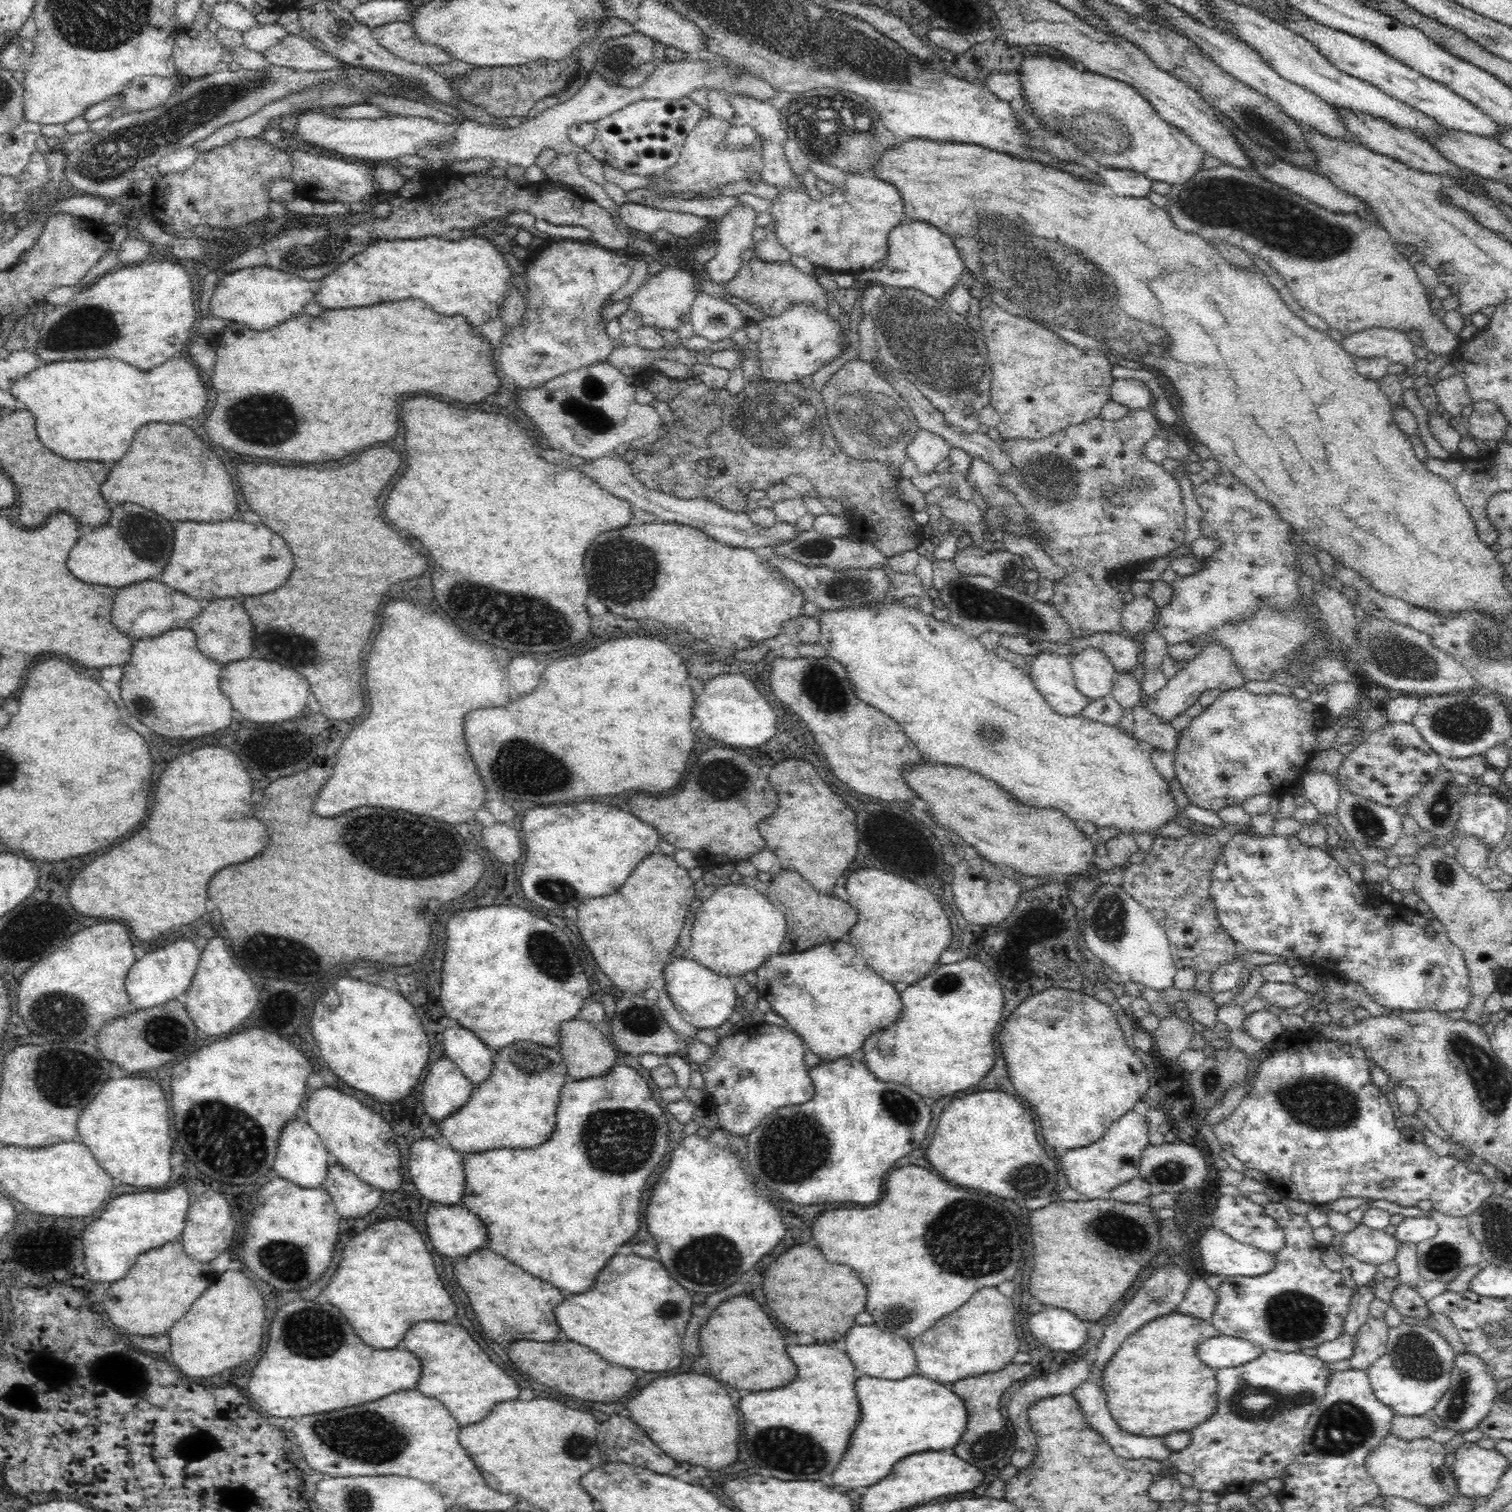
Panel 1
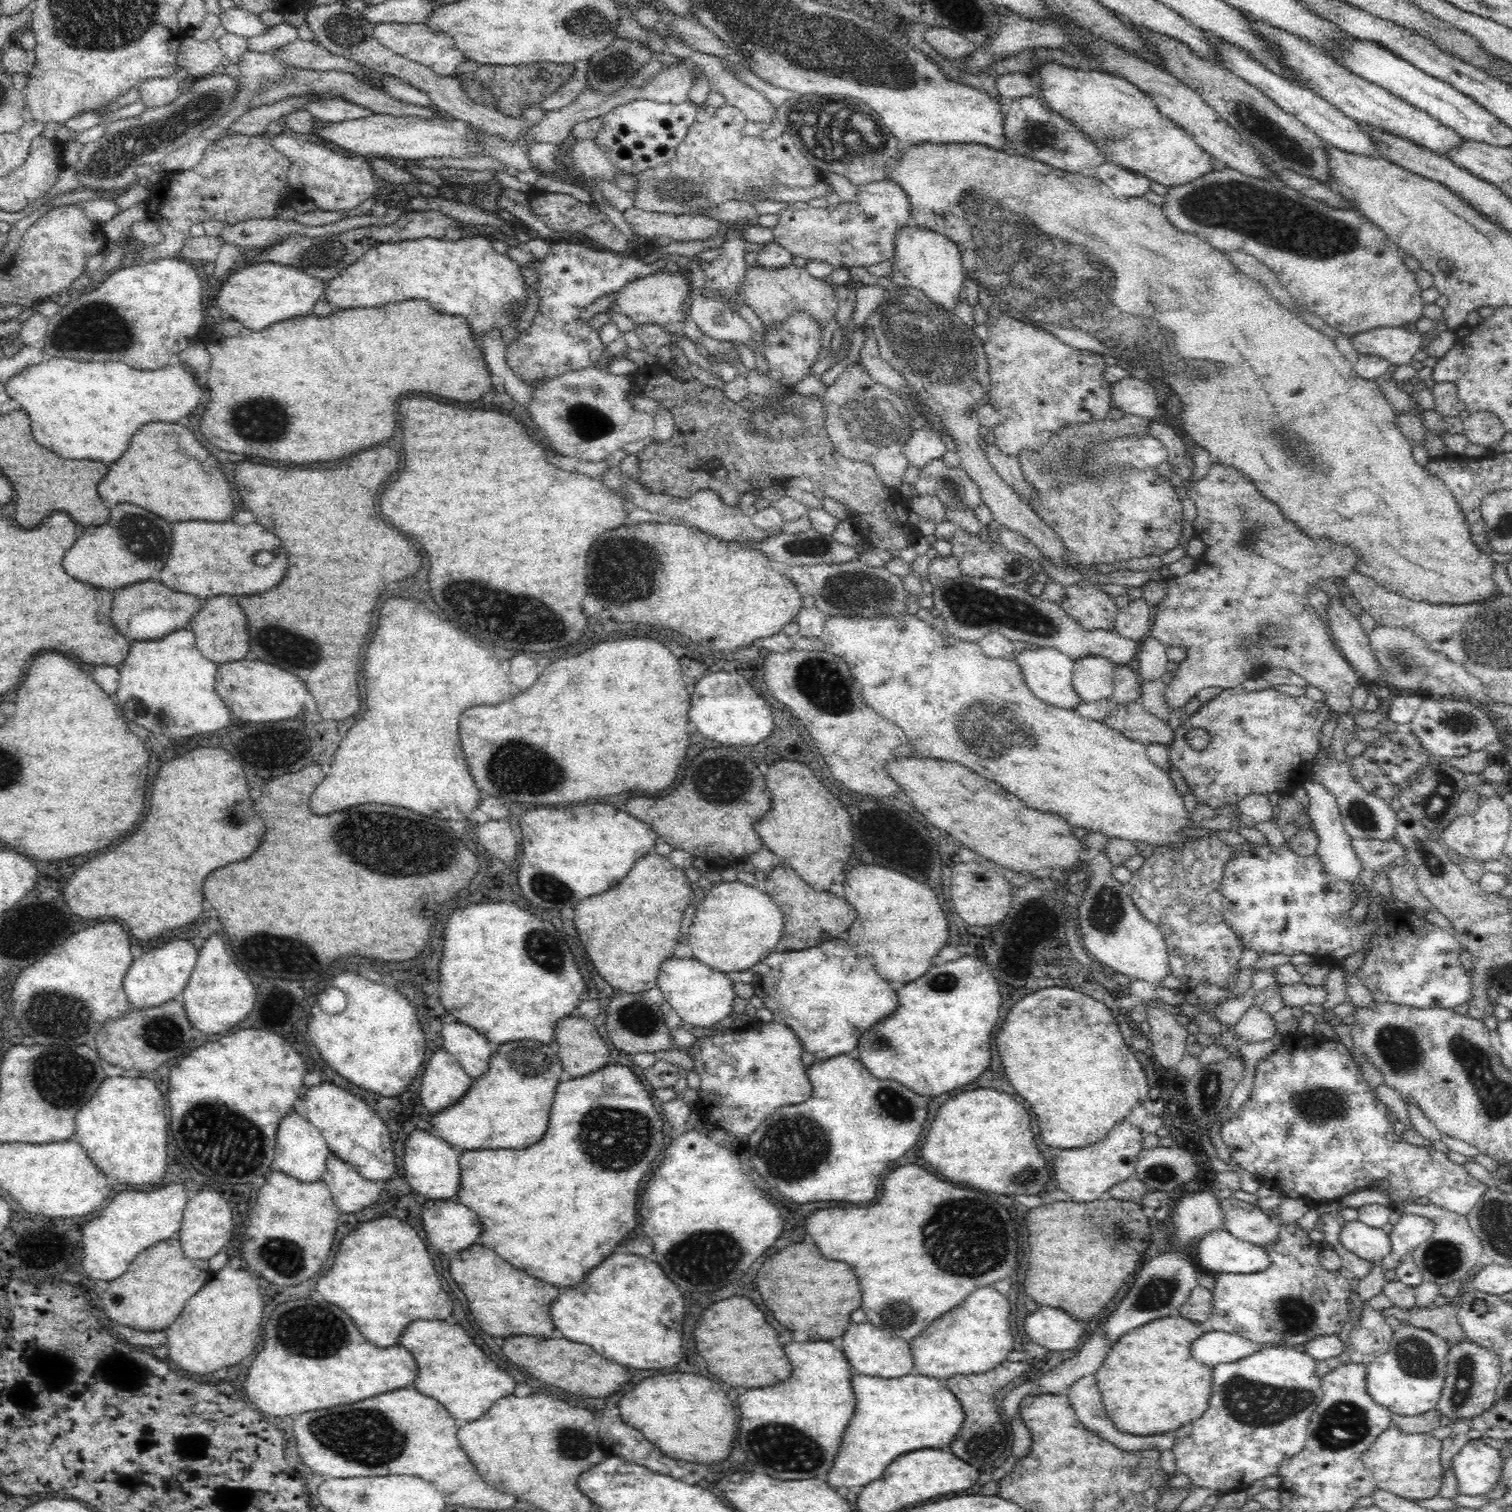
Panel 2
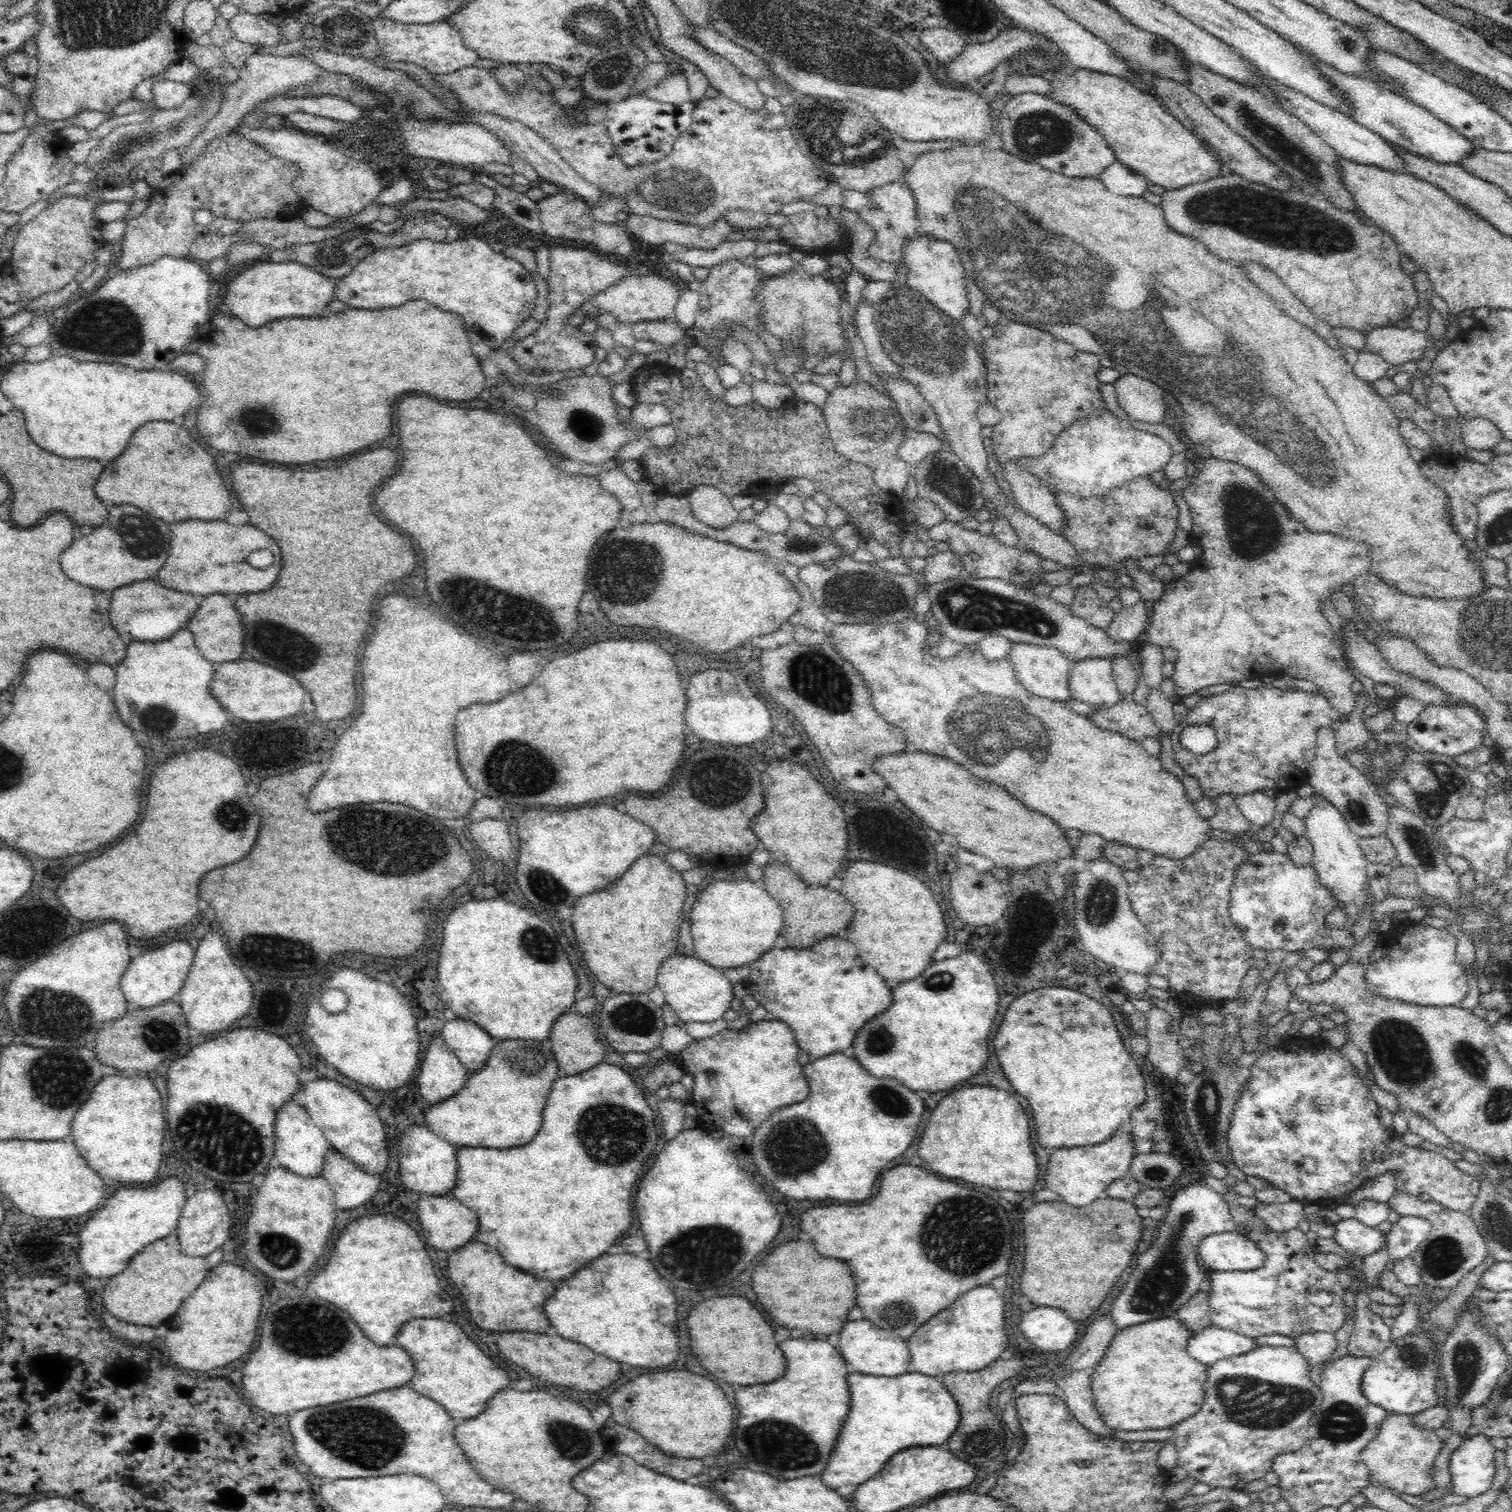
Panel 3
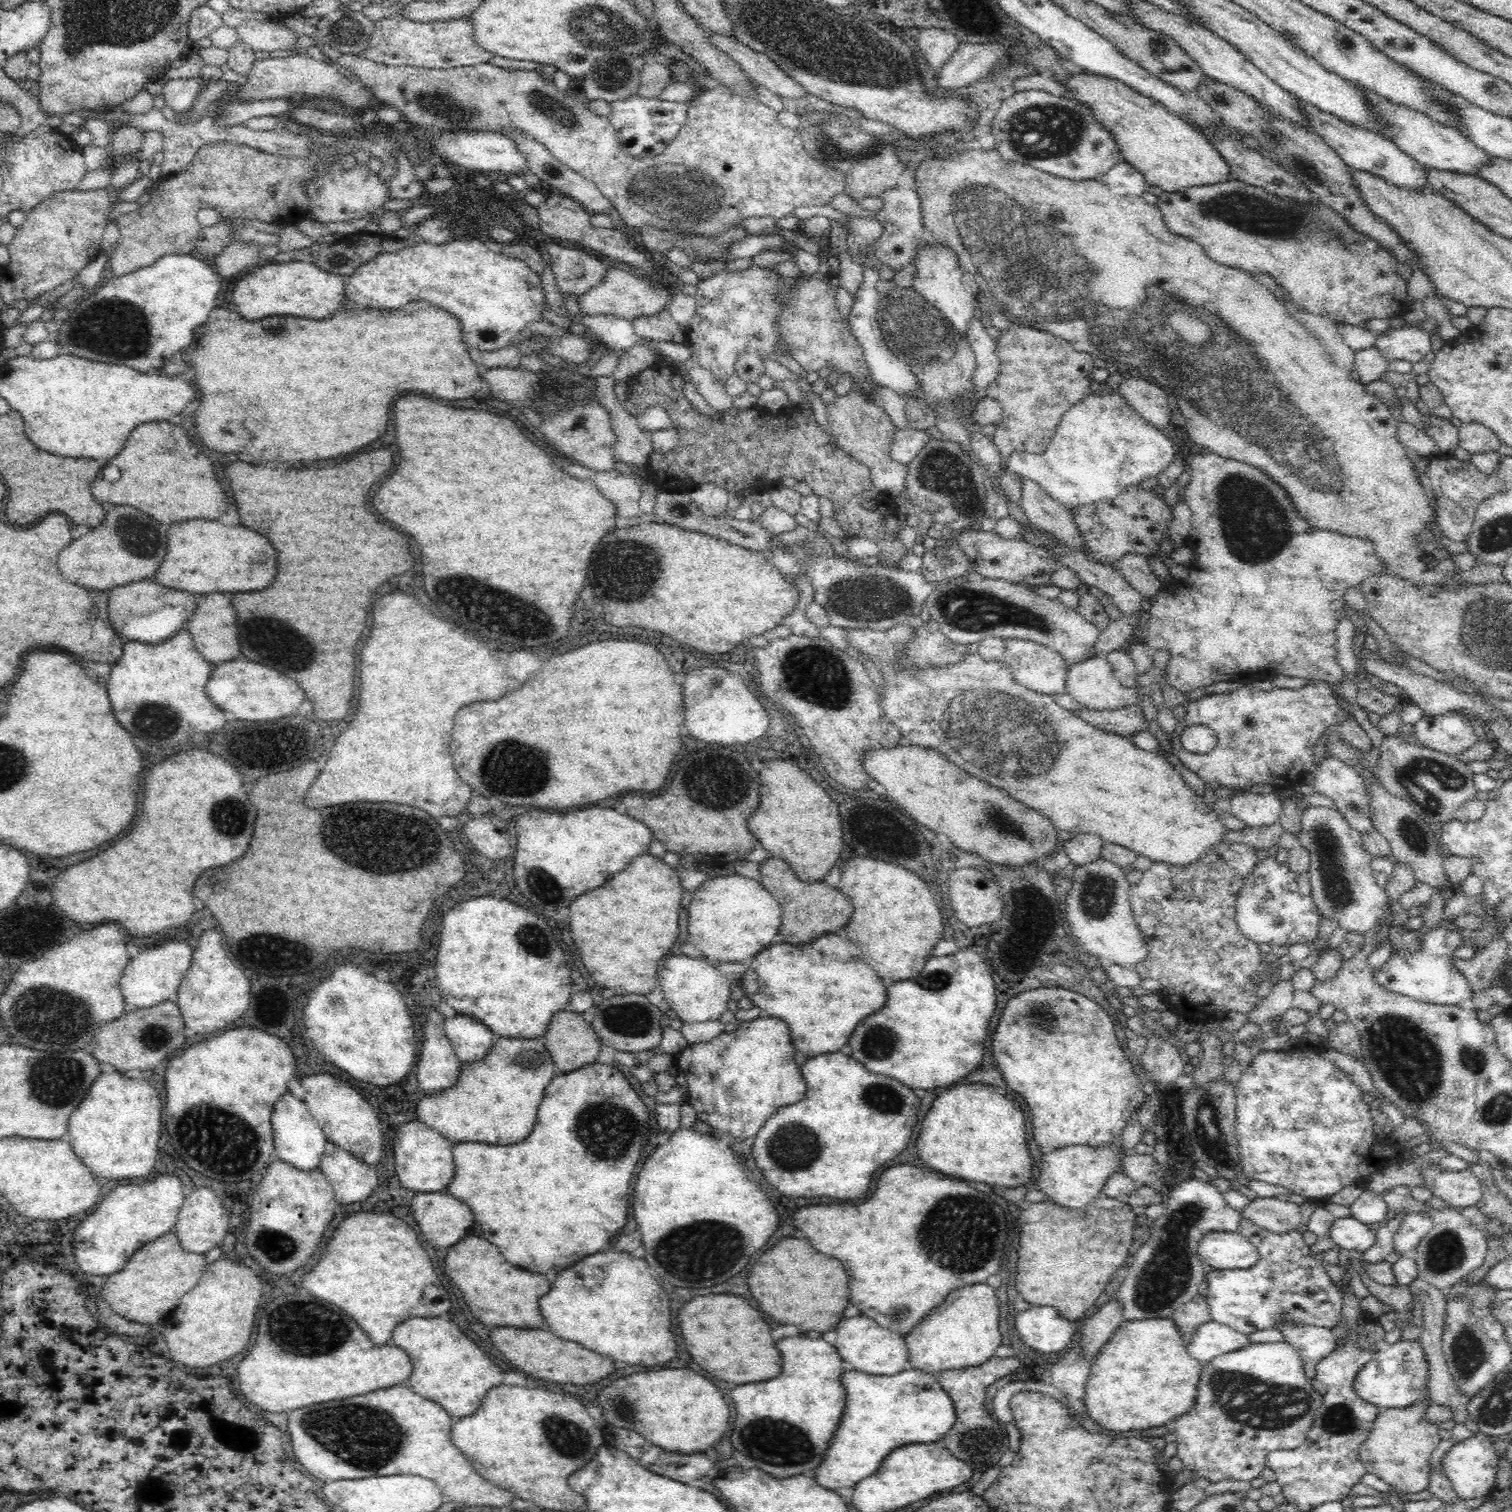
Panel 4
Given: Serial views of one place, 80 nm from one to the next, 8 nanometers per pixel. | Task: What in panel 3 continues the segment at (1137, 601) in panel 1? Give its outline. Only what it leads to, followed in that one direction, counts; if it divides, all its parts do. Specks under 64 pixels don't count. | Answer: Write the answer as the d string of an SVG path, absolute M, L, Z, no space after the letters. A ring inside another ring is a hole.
M1141 600L1134 606L1122 607L1118 613L1114 613L1110 626L1104 631L1112 641L1131 643L1144 630L1147 616L1148 610L1144 606L1144 601Z

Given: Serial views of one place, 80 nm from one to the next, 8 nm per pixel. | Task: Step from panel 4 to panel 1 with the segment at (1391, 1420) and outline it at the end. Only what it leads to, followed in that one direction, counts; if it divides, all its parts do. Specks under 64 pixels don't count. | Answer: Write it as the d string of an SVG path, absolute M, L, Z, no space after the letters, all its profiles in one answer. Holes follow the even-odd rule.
M1389 1432L1367 1453L1365 1467L1383 1496L1400 1496L1433 1510L1440 1504L1452 1503L1460 1495L1456 1478L1444 1463L1445 1456L1444 1445L1428 1436L1404 1440Z

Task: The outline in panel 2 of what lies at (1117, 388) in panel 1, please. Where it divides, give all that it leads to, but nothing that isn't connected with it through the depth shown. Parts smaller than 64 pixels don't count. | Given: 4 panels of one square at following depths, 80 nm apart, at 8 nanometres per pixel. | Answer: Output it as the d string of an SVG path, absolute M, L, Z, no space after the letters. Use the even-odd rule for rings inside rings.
M1126 376L1112 384L1111 394L1116 407L1128 415L1145 420L1162 420L1163 413L1160 400L1156 395L1154 382Z

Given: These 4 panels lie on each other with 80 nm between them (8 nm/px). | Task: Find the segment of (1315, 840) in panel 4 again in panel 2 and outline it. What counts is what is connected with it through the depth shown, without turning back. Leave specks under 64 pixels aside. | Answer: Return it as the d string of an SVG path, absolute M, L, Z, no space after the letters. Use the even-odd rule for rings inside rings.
M1310 777L1304 781L1303 788L1306 789L1309 797L1309 822L1307 828L1317 835L1318 844L1316 844L1315 854L1320 857L1320 863L1324 864L1324 871L1328 872L1332 879L1352 883L1357 887L1360 872L1365 866L1361 859L1358 858L1354 847L1352 847L1354 839L1346 833L1336 798L1327 788L1317 784L1316 781L1310 780Z

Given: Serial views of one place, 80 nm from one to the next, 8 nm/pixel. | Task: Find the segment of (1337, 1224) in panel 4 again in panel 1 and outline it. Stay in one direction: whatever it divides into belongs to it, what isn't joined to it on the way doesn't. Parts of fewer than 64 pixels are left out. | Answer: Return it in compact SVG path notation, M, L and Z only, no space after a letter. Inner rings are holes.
M1362 1222L1343 1236L1341 1244L1354 1259L1374 1265L1395 1259L1399 1250L1392 1235L1388 1235L1384 1229L1376 1230Z

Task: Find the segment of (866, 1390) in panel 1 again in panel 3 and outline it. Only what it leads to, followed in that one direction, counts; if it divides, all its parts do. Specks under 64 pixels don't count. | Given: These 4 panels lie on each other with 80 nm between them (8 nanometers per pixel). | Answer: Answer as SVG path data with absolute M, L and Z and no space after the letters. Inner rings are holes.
M850 1369L847 1382L850 1398L852 1398L850 1412L848 1412L846 1422L836 1440L836 1448L832 1450L830 1462L828 1462L826 1470L822 1472L822 1482L834 1490L840 1486L858 1486L858 1484L866 1482L892 1458L892 1454L896 1454L904 1448L945 1444L960 1422L958 1403L941 1384L939 1378L925 1376L911 1369L901 1376L894 1377L871 1376Z

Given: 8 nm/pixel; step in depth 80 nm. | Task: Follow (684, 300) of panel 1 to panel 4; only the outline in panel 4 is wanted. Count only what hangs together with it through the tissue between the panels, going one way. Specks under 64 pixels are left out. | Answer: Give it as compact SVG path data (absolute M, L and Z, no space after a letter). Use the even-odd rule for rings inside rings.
M606 266L605 276L593 288L578 296L579 314L594 316L597 314L611 314L618 318L634 320L636 316L652 316L661 309L667 307L672 300L672 294L667 288L655 284L654 281L644 278L636 278L627 271Z

